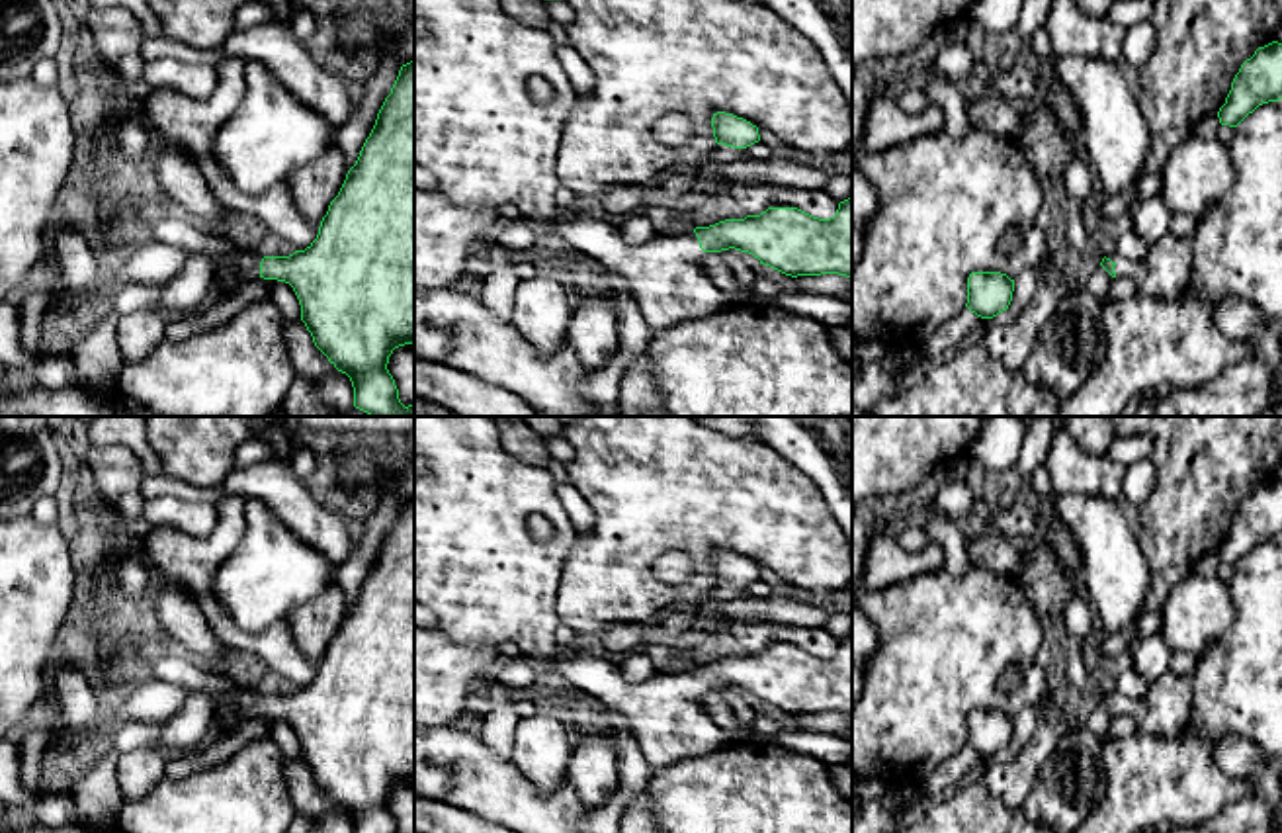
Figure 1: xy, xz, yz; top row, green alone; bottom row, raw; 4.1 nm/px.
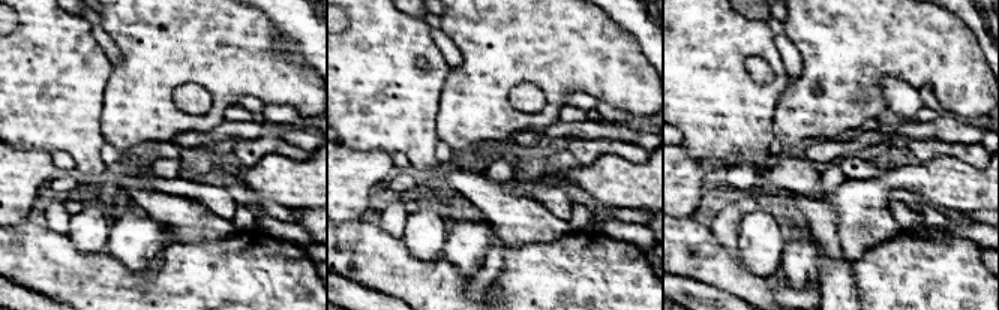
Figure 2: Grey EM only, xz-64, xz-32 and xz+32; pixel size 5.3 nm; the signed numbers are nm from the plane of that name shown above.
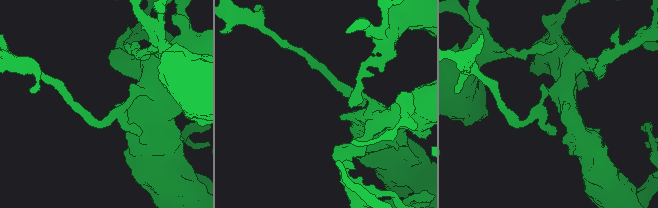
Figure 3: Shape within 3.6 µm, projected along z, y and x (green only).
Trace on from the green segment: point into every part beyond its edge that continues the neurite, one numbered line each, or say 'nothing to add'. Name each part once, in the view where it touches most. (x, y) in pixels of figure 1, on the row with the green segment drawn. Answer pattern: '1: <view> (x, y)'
1: xy (235, 270)

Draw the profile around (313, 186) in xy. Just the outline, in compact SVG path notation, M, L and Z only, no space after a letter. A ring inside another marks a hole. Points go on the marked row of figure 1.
M338 147L326 149L309 164L293 170L285 180L293 205L309 223L320 223L330 201L338 196L348 168Z

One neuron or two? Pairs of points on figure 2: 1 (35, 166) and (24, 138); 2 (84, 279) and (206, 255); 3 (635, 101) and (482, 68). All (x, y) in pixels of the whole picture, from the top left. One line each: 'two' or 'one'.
1: two
2: one
3: one

